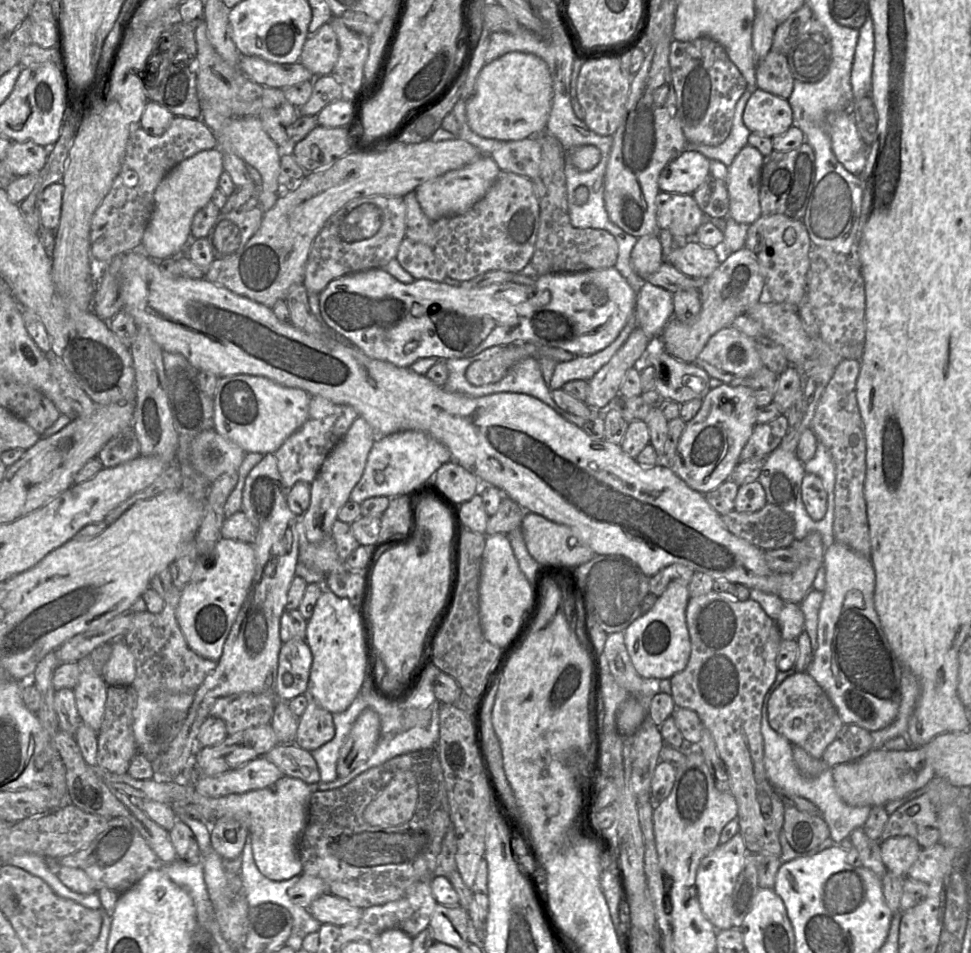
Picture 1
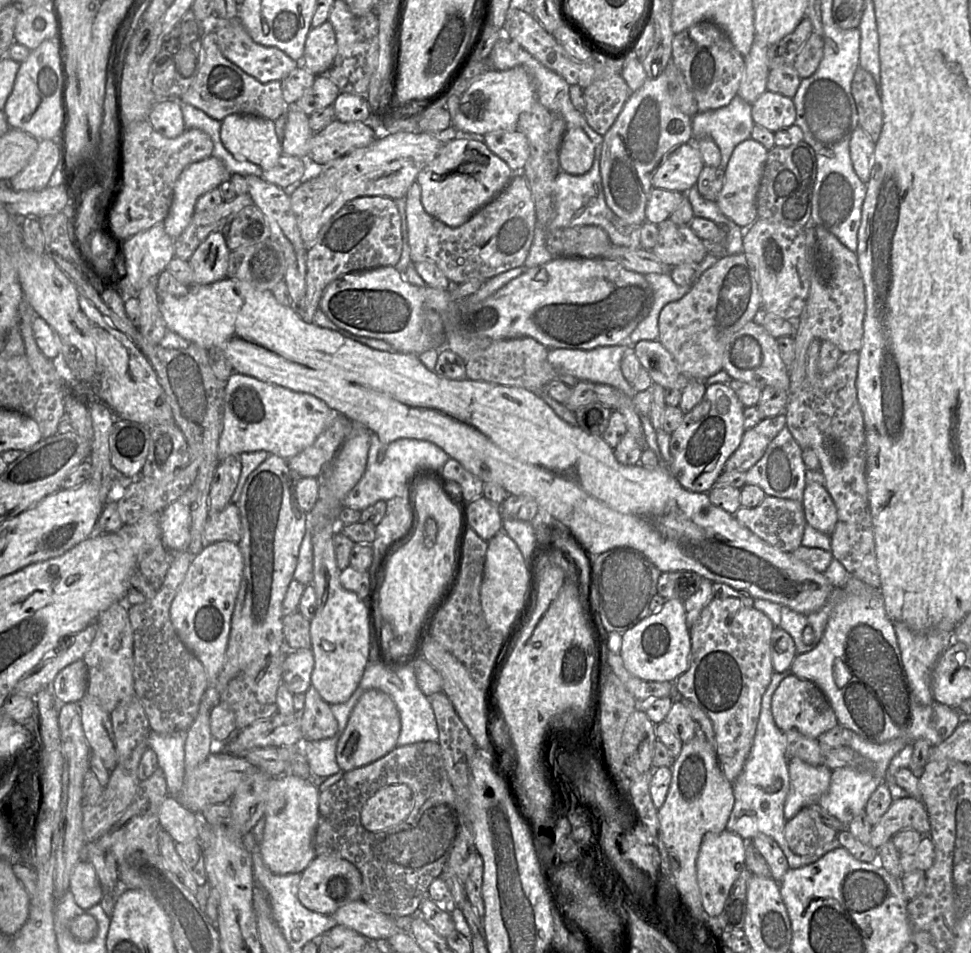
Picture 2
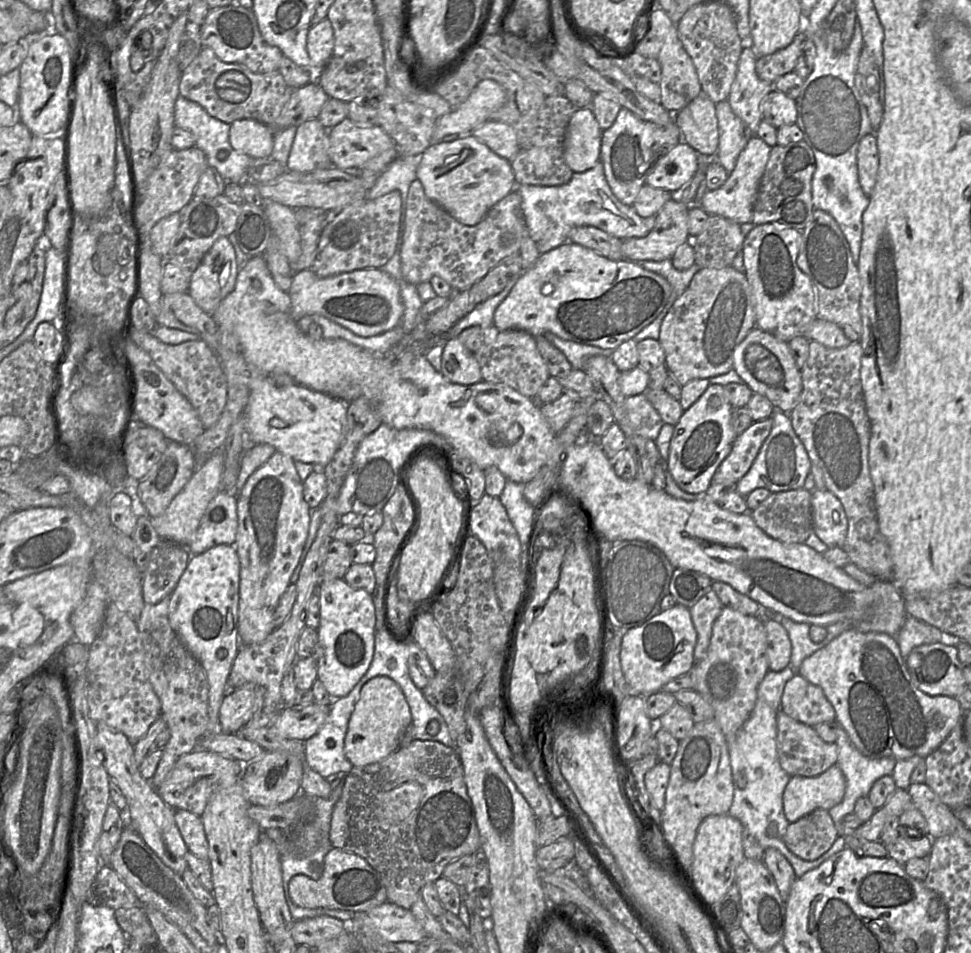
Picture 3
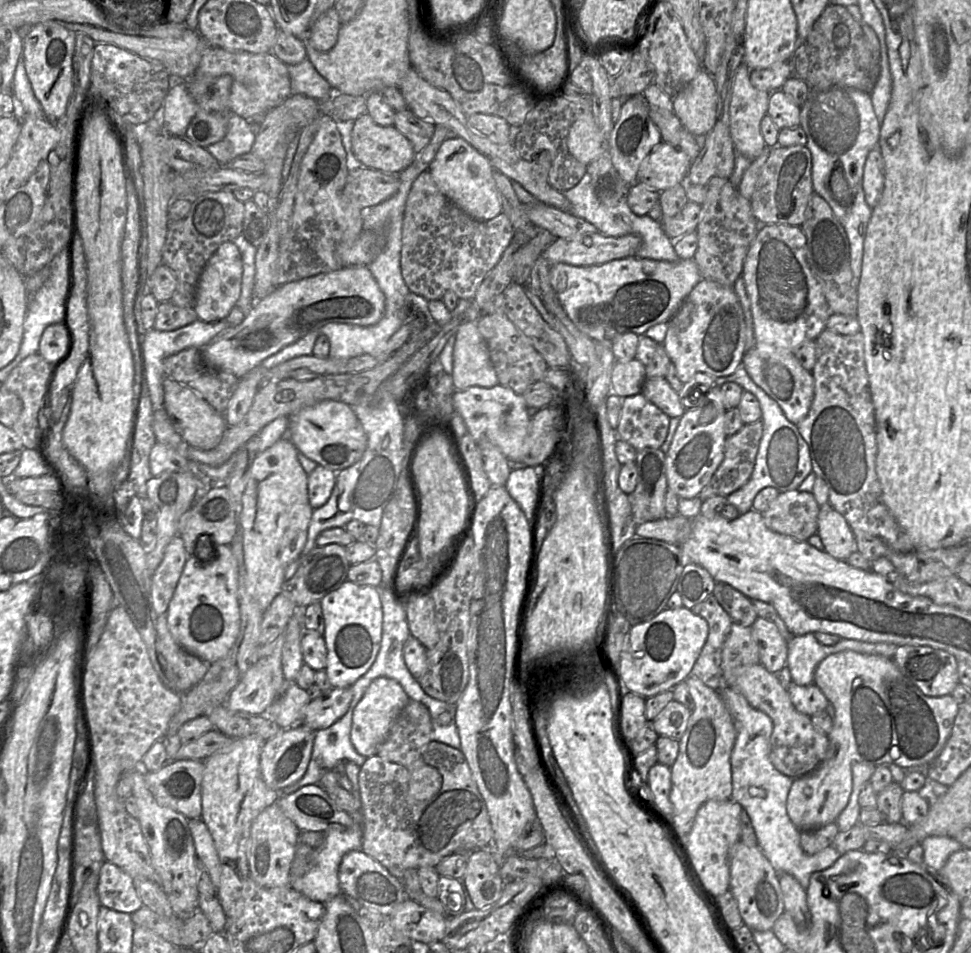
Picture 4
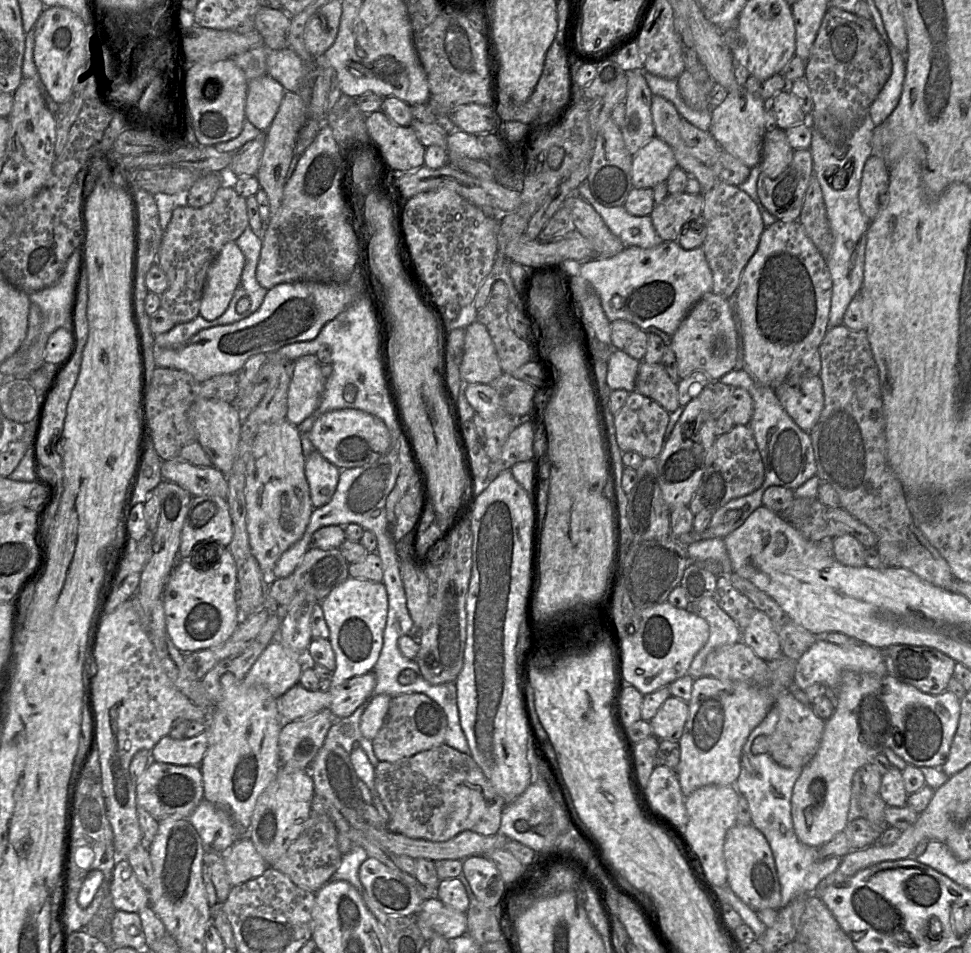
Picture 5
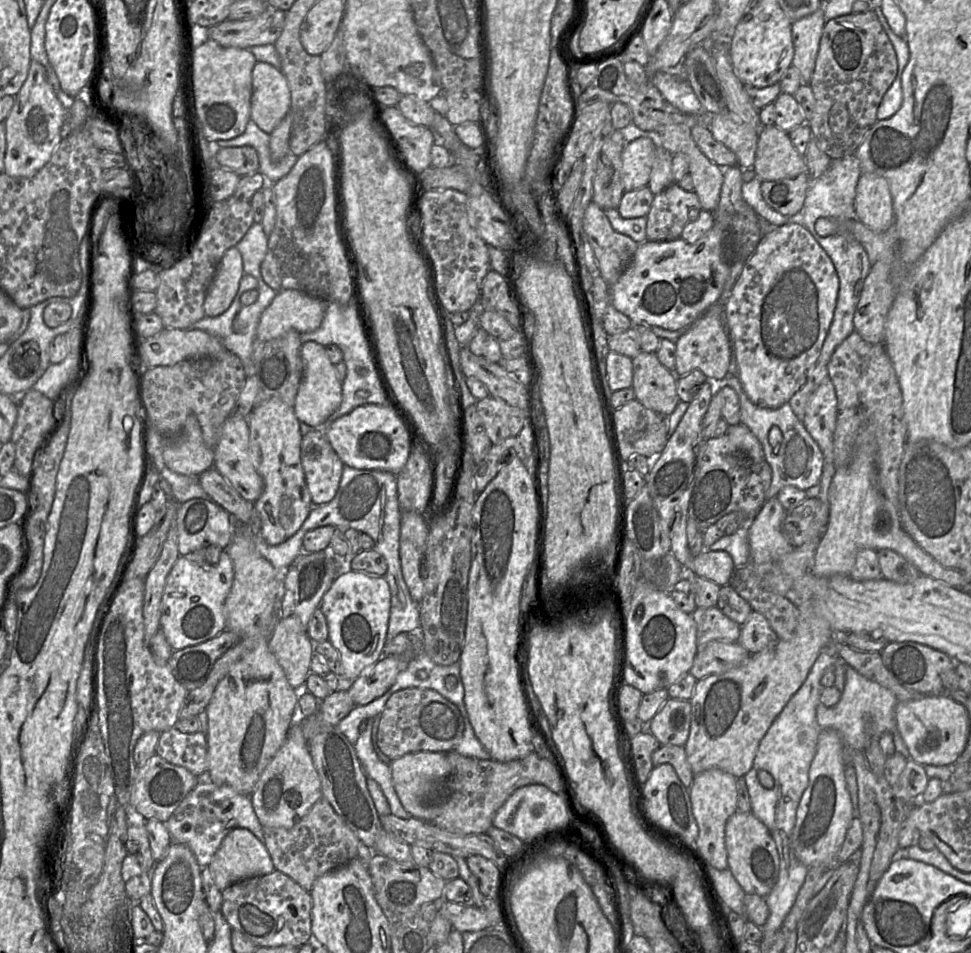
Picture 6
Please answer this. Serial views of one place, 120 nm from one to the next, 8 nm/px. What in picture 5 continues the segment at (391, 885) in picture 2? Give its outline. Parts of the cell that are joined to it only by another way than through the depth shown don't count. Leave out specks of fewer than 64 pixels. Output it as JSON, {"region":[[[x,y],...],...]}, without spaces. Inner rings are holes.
{"region":[[[444,743],[397,762],[380,761],[374,785],[389,814],[386,829],[413,839],[443,842],[466,830],[495,835],[506,805],[471,755]]]}

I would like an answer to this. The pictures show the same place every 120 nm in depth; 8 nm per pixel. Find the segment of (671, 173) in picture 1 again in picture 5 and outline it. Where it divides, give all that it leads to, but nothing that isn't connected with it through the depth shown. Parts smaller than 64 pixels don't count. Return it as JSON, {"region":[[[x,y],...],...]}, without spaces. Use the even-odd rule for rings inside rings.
{"region":[[[655,136],[632,156],[633,187],[654,188],[665,182],[677,166],[672,149]]]}

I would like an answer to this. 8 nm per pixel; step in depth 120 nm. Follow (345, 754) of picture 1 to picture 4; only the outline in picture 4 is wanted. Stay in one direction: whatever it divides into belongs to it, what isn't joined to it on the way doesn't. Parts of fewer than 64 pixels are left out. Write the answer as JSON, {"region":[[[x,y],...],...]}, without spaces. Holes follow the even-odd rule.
{"region":[[[387,677],[376,678],[368,686],[353,712],[350,739],[355,750],[366,758],[377,755],[379,746],[386,739],[394,721],[409,701],[410,698],[397,681]]]}

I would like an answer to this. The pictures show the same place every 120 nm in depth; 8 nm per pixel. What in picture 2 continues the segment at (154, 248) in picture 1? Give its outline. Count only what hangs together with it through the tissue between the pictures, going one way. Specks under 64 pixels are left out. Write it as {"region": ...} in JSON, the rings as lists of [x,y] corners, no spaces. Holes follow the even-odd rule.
{"region":[[[214,156],[187,166],[175,184],[173,201],[163,221],[166,233],[177,239],[190,224],[198,199],[229,178],[223,162]]]}

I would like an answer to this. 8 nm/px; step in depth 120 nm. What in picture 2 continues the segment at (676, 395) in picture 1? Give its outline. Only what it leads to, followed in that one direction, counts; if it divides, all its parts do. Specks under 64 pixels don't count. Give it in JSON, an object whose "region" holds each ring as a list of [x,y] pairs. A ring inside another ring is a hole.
{"region":[[[642,340],[634,344],[633,348],[642,368],[648,371],[653,383],[665,389],[673,388],[682,391],[691,381],[697,381],[689,379],[680,372],[670,352],[658,340]]]}

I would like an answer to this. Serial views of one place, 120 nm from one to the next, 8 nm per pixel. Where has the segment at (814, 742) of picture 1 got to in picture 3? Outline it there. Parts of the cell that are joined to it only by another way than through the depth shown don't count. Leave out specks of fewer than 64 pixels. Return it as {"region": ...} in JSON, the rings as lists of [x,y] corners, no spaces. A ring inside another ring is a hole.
{"region":[[[794,674],[785,684],[780,709],[792,719],[811,727],[835,721],[834,708],[823,690],[800,674]]]}

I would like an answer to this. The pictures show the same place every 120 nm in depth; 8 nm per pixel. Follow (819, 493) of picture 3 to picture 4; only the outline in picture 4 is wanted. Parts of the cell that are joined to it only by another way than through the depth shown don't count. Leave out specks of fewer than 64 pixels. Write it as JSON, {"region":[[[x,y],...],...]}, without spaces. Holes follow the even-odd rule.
{"region":[[[830,504],[820,507],[817,534],[825,551],[835,559],[846,561],[857,550],[856,539],[849,524]]]}

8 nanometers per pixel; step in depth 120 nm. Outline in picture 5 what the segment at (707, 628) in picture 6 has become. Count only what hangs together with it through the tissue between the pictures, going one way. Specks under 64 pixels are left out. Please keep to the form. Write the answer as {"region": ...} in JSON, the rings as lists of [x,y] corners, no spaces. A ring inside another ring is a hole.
{"region":[[[713,597],[690,604],[689,611],[703,618],[709,625],[709,638],[694,657],[688,675],[697,679],[703,676],[707,656],[716,648],[741,641],[741,629],[715,602]]]}

